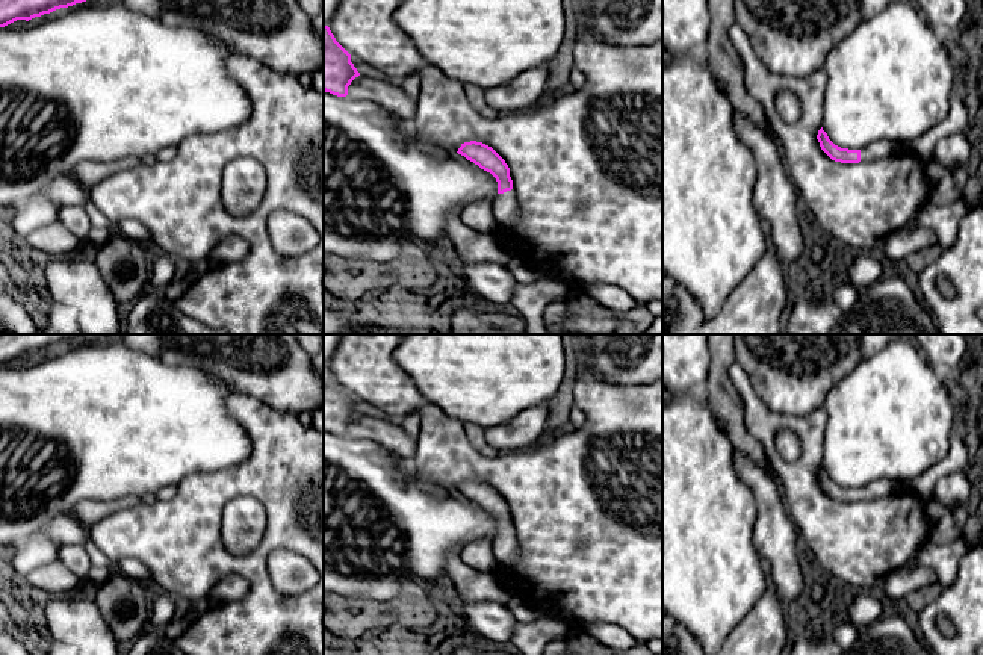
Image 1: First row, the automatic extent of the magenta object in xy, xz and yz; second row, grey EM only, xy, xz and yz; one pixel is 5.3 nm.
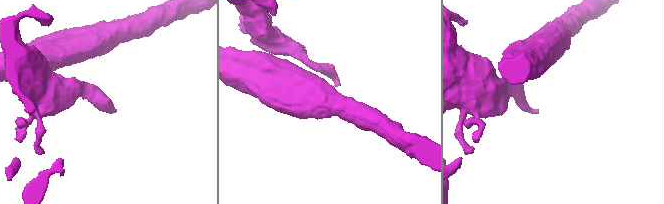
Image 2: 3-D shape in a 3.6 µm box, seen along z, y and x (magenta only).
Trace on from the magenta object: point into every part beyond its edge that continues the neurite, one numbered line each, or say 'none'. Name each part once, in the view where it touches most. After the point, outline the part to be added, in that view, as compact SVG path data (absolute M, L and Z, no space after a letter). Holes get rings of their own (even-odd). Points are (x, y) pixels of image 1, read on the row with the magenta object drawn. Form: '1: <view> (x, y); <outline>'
1: xz (505, 209); M514 189L496 195L493 201L493 215L499 228L517 225L519 206Z

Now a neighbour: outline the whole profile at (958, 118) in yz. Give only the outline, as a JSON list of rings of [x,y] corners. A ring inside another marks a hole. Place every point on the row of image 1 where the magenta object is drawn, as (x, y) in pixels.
[[[953,97],[947,116],[903,148],[915,154],[921,162],[927,162],[932,159],[933,148],[939,139],[953,133],[966,132],[968,123],[969,115],[965,103],[959,97]]]

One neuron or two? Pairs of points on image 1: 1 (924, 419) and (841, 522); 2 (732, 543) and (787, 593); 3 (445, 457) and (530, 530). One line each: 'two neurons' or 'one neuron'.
1: two neurons
2: two neurons
3: one neuron

